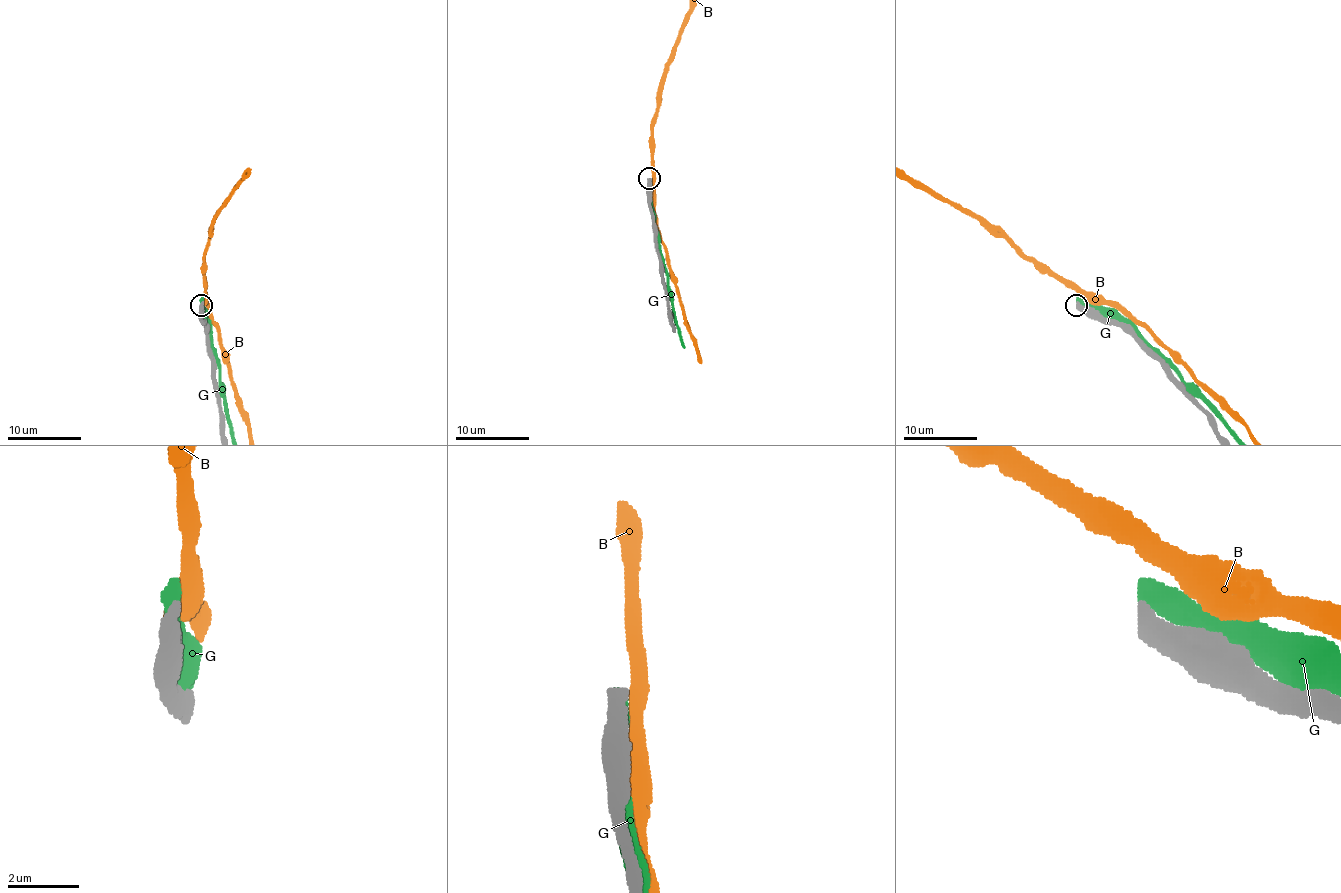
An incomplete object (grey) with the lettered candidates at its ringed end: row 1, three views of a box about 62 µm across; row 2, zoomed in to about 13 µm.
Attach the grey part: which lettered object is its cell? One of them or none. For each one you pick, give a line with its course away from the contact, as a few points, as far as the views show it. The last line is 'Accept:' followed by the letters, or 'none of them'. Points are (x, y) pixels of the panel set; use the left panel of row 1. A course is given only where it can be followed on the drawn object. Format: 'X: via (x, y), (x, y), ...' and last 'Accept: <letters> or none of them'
Accept: none of them

